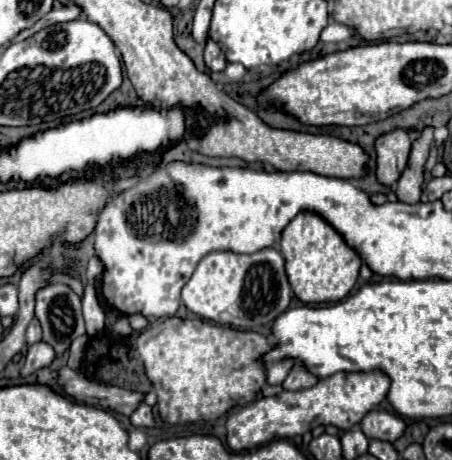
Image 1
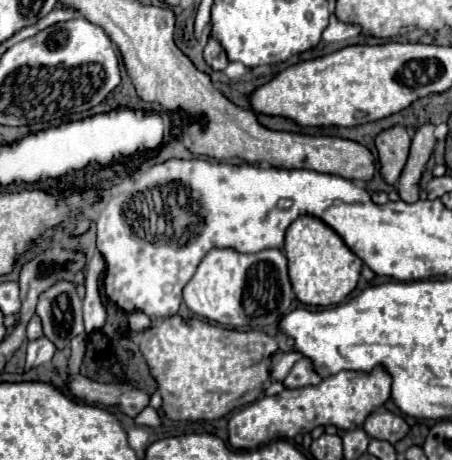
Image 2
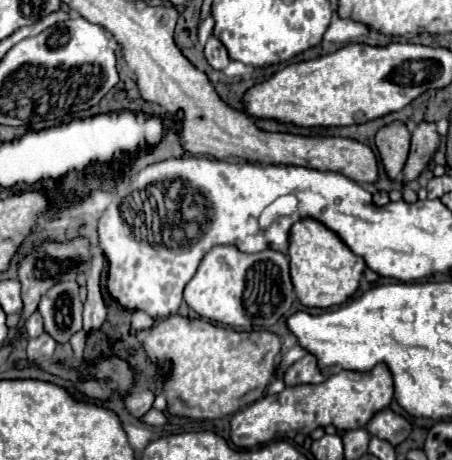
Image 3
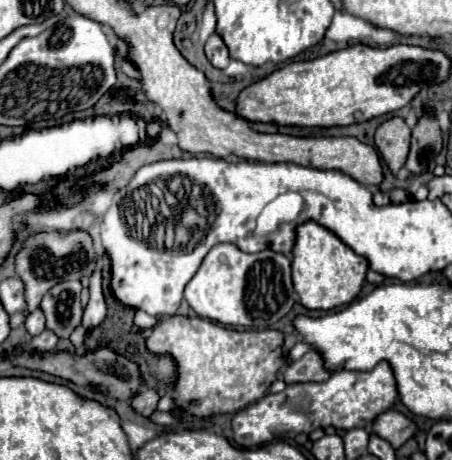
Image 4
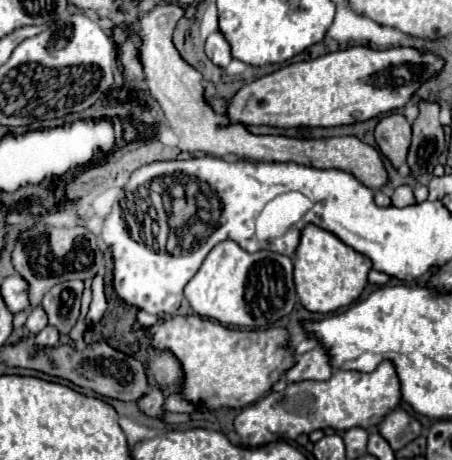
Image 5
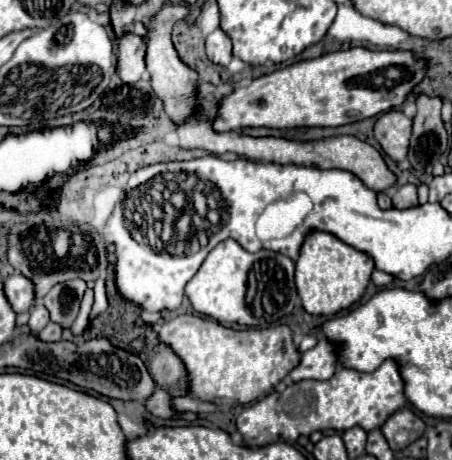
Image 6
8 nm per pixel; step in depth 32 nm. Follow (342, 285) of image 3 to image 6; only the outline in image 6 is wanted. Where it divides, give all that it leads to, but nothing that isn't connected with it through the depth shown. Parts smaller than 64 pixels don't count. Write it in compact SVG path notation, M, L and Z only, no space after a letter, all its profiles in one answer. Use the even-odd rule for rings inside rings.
M310 232L296 262L296 288L302 298L304 310L312 316L332 316L348 310L364 296L372 272L374 260L366 252L340 242L328 232Z

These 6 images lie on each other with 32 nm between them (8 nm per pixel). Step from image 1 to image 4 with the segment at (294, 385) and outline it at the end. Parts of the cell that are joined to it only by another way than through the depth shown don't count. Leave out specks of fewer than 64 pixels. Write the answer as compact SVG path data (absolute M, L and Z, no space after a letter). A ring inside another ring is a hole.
M310 350L300 360L294 360L290 366L286 366L282 376L284 376L286 384L324 382L330 378L330 372L328 372L328 368L324 368L324 358L320 356L320 352Z

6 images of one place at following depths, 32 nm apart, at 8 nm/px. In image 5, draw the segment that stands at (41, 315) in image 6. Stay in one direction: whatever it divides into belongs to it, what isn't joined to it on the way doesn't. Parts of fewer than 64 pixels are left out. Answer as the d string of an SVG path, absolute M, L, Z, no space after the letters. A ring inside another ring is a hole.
M38 304L38 306L32 308L32 312L30 312L28 322L26 322L26 328L28 328L32 334L38 334L46 324L48 324L48 314L46 314L44 308L40 308L40 304Z

